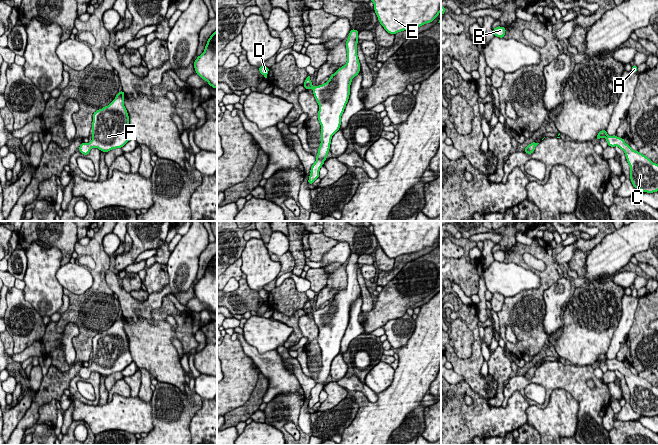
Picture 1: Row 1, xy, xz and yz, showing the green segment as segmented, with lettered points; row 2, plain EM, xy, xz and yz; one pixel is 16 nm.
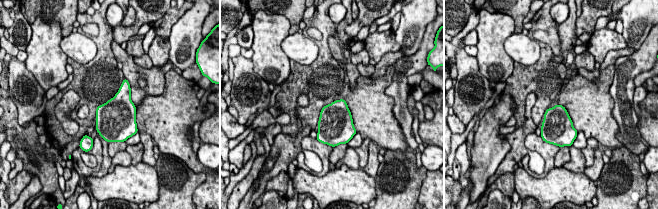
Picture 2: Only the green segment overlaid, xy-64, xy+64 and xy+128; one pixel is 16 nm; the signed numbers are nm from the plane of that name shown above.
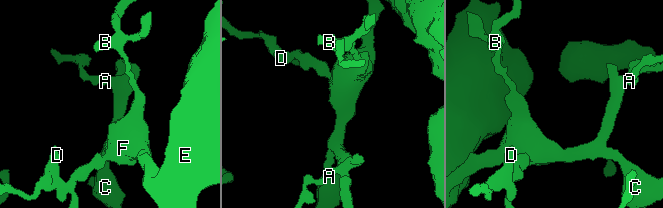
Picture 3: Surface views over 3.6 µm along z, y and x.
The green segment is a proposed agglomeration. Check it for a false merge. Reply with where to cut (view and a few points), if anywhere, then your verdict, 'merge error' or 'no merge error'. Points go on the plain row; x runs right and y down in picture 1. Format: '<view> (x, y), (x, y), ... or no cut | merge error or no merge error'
no cut | no merge error

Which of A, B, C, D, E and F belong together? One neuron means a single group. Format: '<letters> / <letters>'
A B C D E F

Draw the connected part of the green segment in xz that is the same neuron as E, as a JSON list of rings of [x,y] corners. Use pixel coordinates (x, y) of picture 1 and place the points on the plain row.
[[[369,221],[379,247],[389,257],[433,246],[441,236],[441,221]]]

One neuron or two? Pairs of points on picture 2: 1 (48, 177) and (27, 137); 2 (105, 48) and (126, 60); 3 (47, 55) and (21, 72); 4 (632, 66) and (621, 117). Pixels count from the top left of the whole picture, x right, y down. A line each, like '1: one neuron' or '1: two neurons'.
1: one neuron
2: two neurons
3: two neurons
4: one neuron

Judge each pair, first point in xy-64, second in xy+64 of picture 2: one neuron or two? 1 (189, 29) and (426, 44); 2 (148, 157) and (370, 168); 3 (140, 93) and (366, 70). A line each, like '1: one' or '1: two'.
1: two
2: one
3: two

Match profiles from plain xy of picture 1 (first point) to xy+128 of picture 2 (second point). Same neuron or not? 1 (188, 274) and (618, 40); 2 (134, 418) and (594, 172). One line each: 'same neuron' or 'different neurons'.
1: different neurons
2: different neurons

